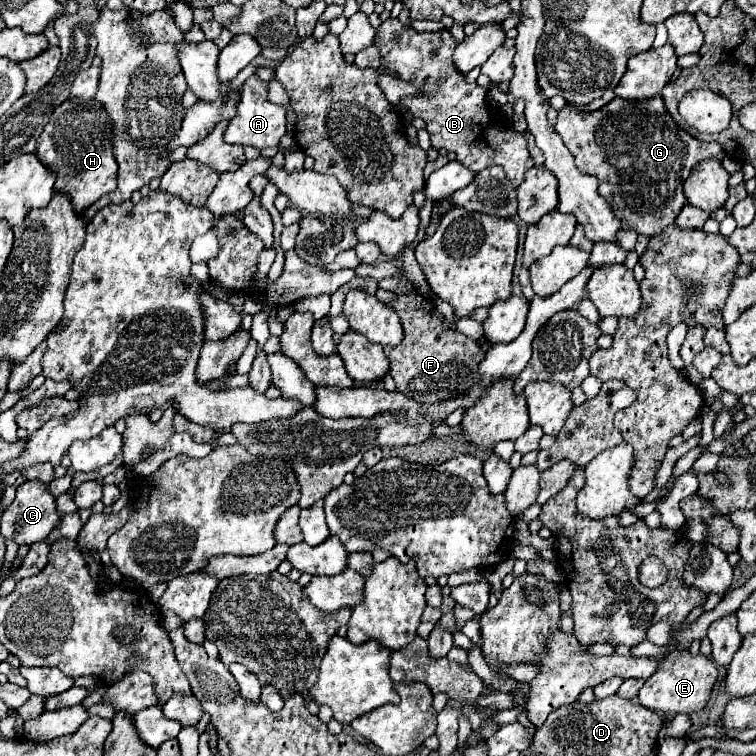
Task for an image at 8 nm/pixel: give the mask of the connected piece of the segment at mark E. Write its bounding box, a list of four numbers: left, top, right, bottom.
[638,652,718,714]

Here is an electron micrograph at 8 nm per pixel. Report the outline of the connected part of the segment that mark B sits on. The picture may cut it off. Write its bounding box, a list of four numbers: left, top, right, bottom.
[374,18,534,186]

